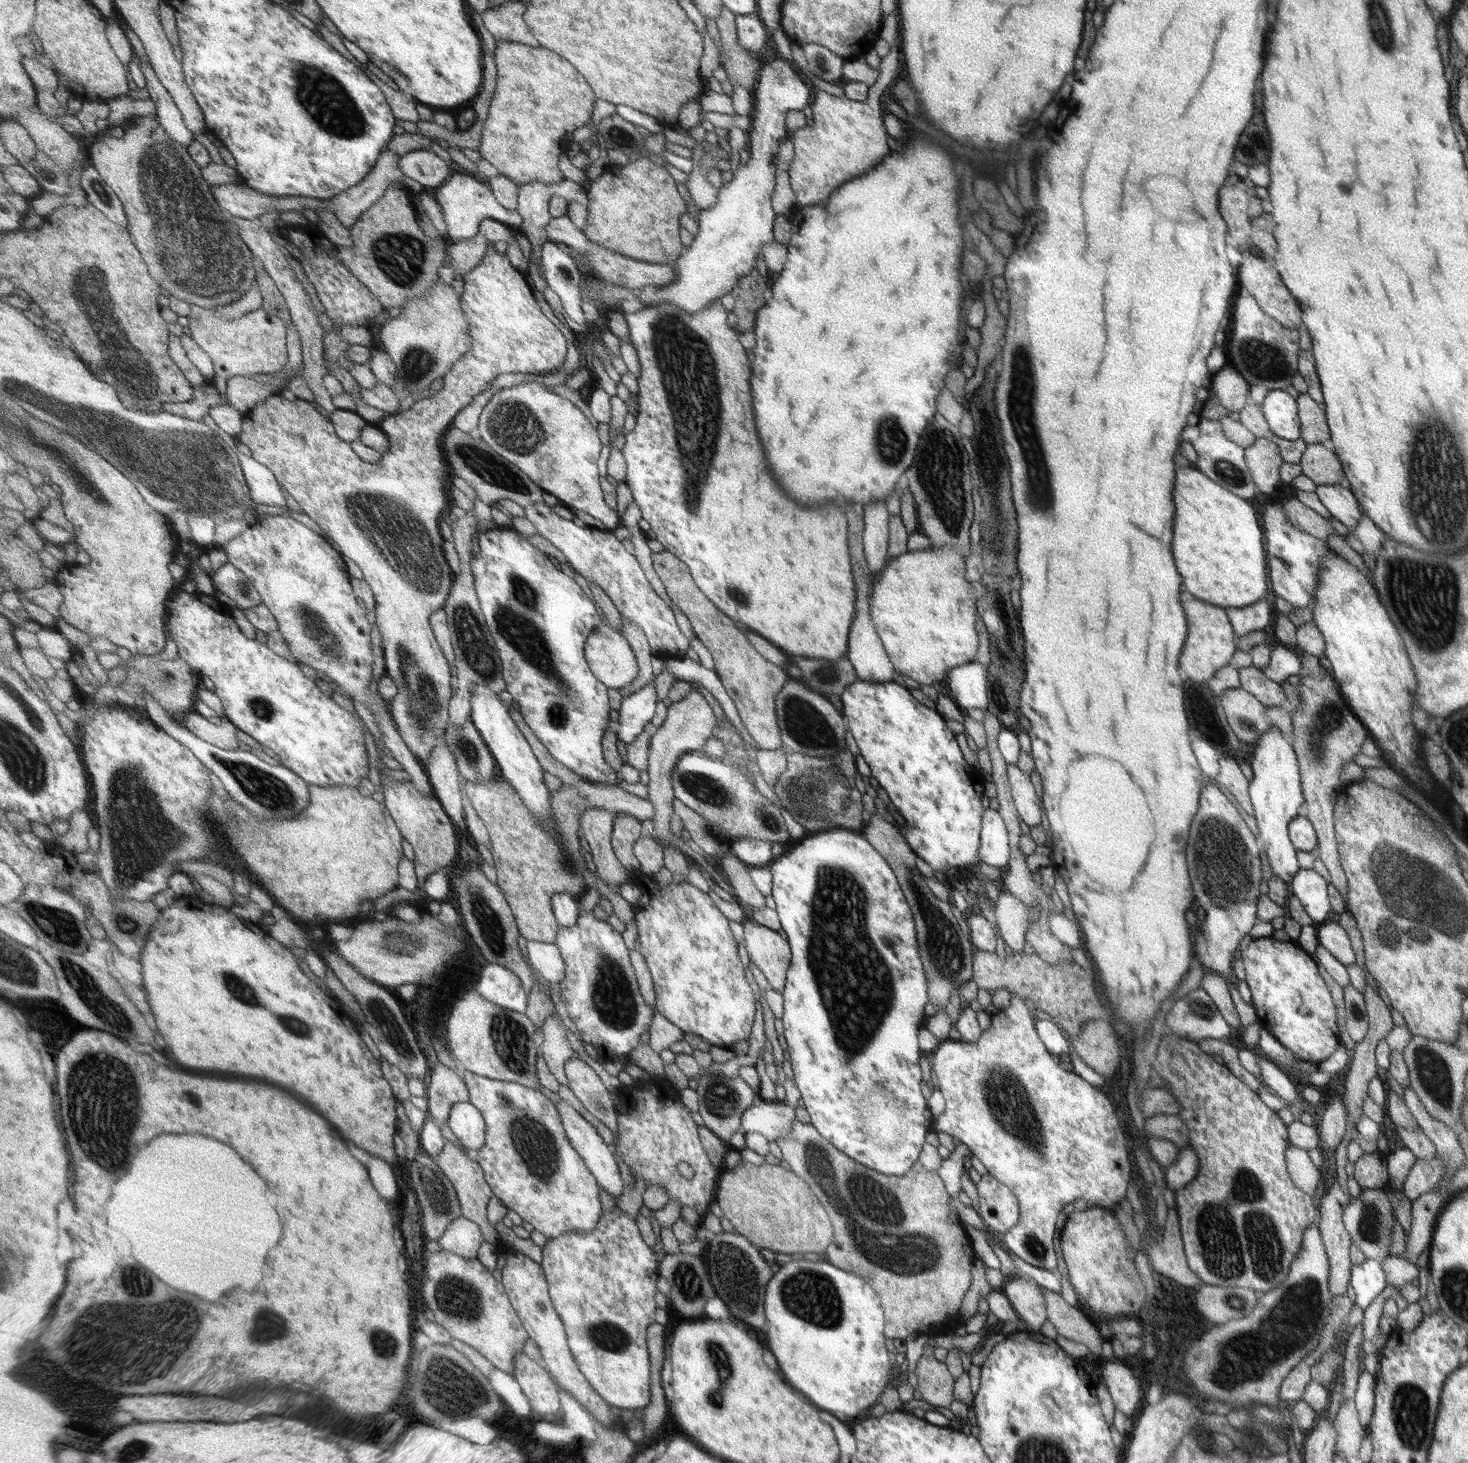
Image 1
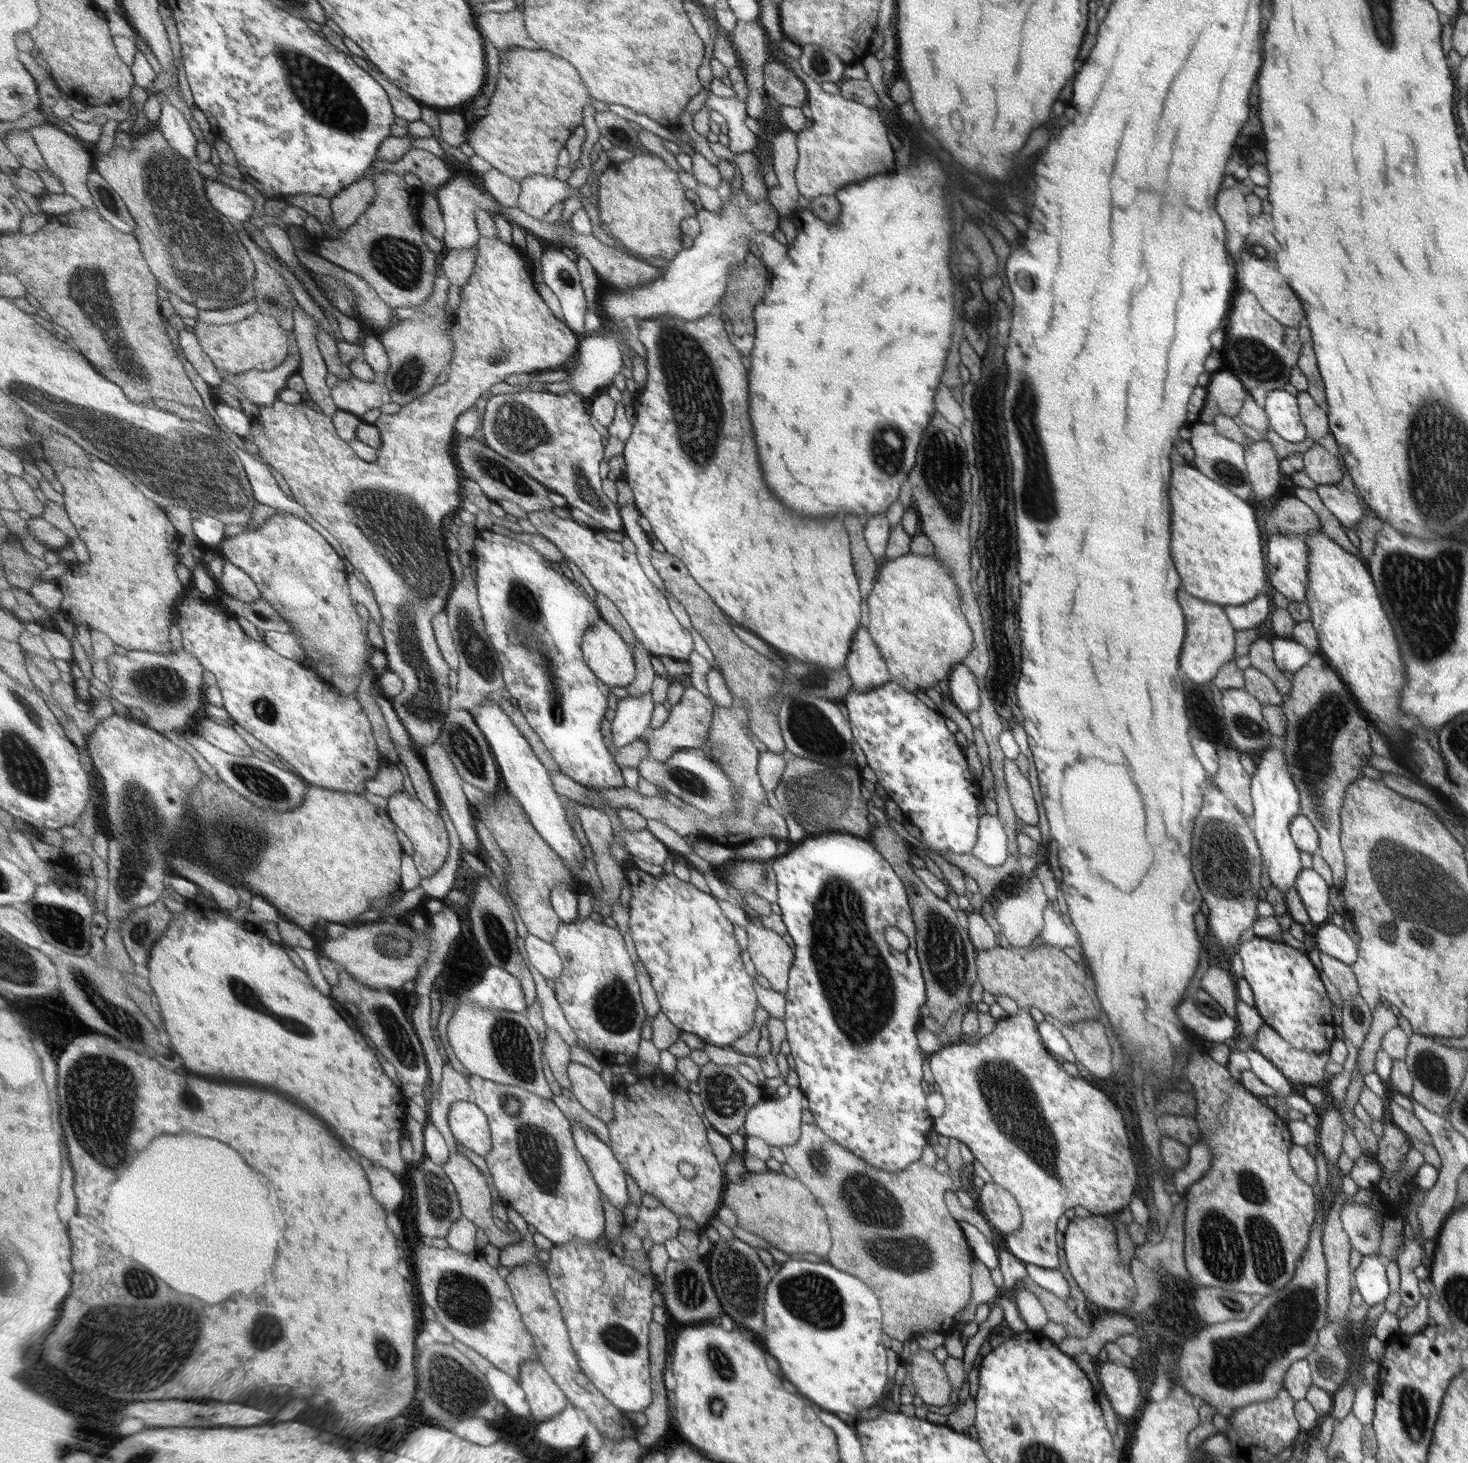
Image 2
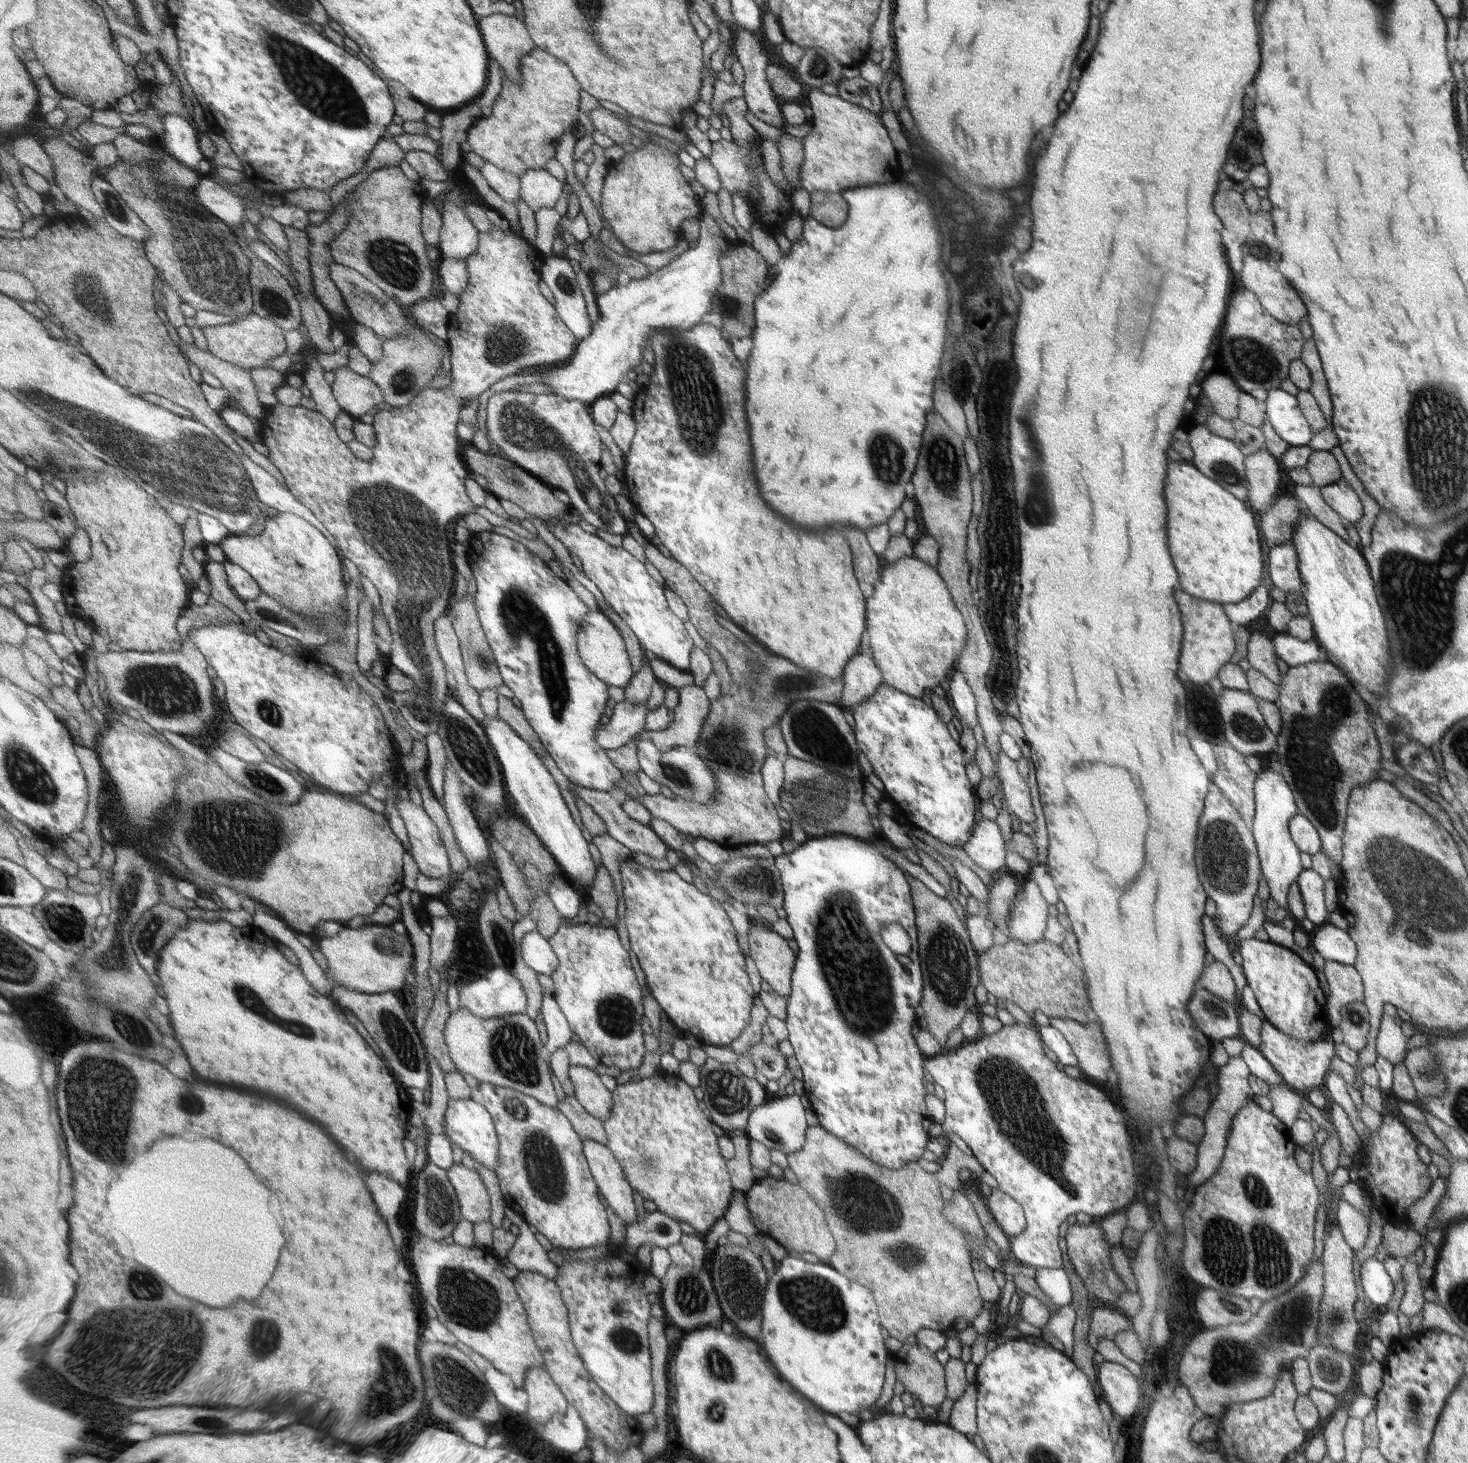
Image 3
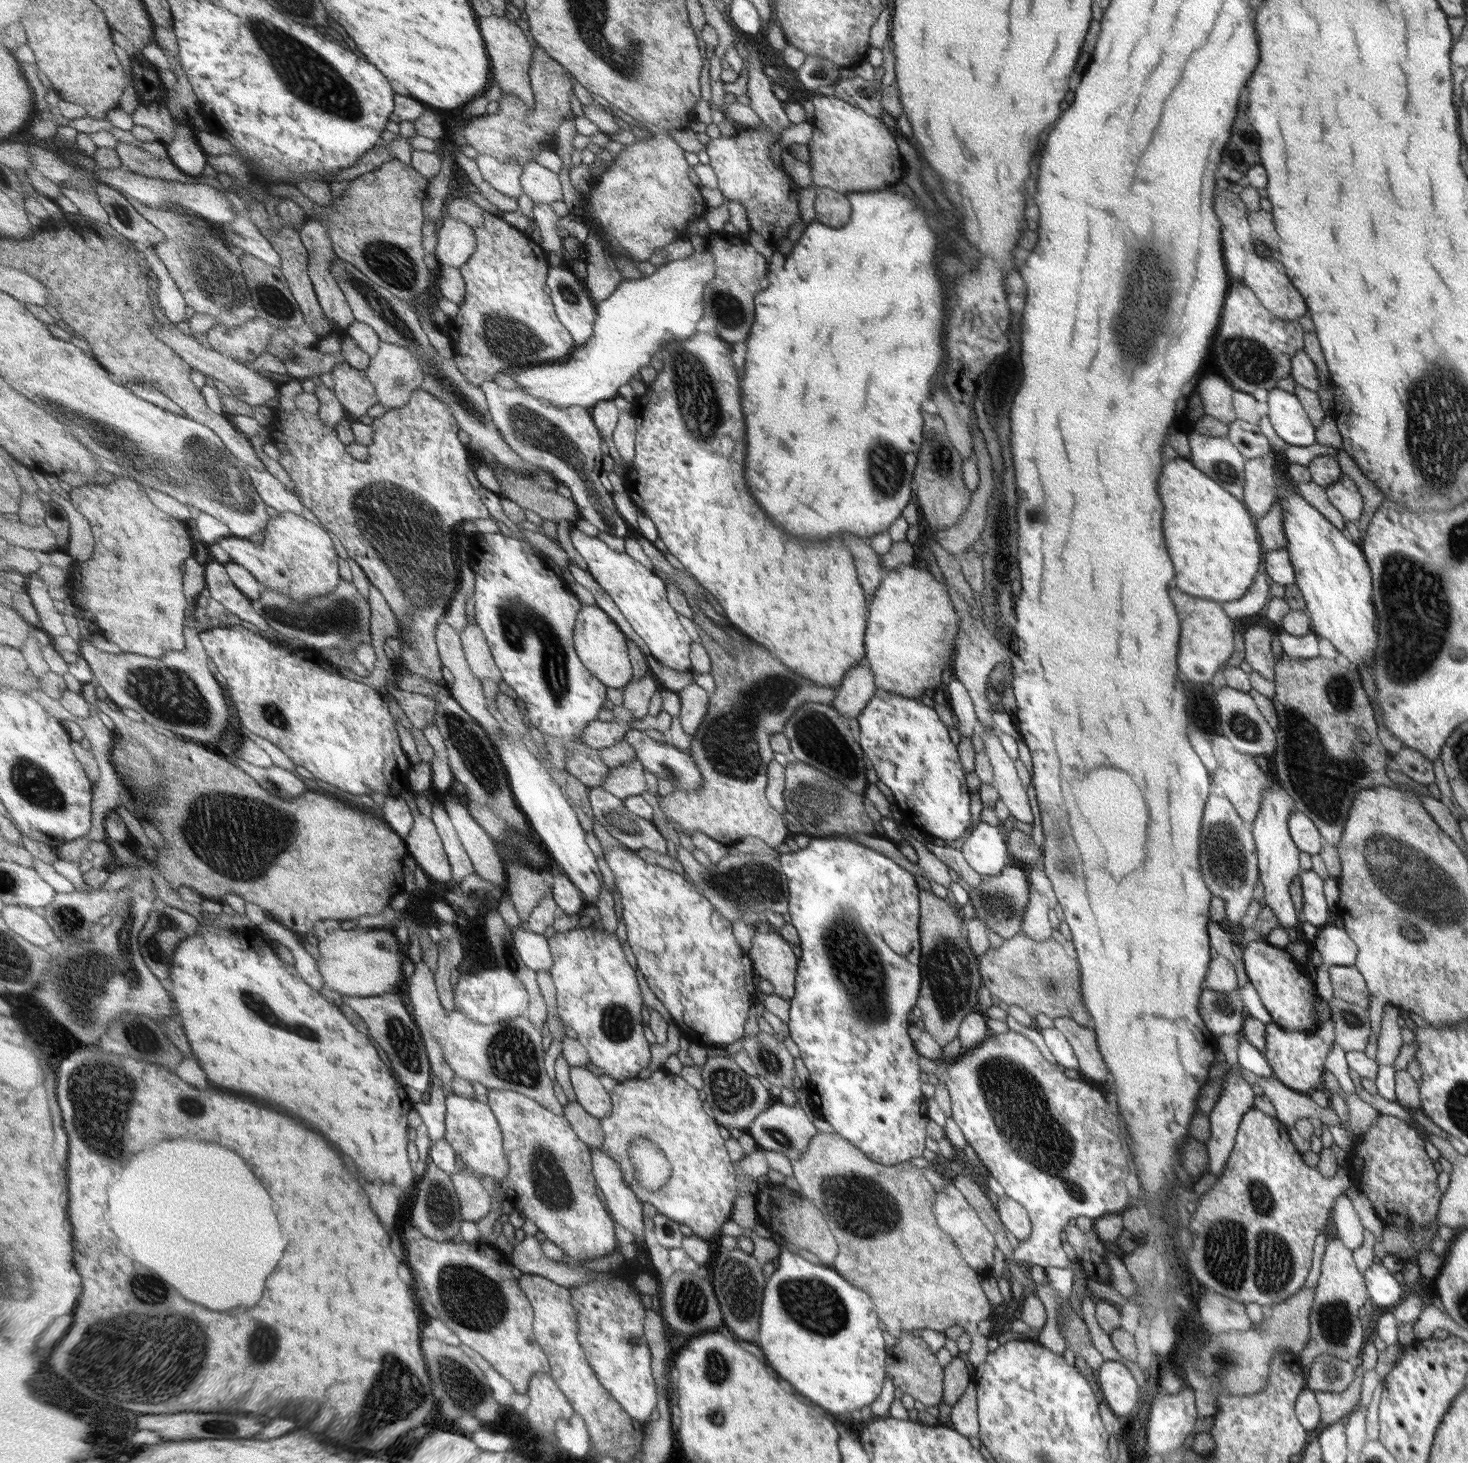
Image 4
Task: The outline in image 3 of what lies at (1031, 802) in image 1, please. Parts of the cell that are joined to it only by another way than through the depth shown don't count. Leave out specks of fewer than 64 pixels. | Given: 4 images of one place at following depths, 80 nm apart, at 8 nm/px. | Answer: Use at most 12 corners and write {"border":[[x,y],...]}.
{"border":[[999,751],[995,775],[1009,812],[1032,825],[1035,816],[1016,761]]}

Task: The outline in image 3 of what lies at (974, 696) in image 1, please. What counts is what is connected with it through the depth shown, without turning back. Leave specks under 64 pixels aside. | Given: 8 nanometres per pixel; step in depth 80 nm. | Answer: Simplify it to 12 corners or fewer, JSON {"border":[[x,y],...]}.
{"border":[[959,671],[949,681],[949,704],[967,726],[977,722],[976,700]]}

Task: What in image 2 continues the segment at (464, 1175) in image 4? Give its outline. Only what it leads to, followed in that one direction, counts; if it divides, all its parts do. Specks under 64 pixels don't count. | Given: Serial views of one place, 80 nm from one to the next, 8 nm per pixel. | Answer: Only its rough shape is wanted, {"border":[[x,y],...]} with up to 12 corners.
{"border":[[457,1151],[442,1167],[464,1217],[498,1249],[518,1240],[493,1222],[493,1192],[483,1172]]}

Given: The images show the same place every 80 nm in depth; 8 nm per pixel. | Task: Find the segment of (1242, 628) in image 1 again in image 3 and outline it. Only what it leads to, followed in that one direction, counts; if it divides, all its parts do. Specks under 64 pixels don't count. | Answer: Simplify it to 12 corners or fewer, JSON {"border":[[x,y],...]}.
{"border":[[1265,585],[1250,597],[1226,604],[1233,625],[1245,626],[1269,606]]}

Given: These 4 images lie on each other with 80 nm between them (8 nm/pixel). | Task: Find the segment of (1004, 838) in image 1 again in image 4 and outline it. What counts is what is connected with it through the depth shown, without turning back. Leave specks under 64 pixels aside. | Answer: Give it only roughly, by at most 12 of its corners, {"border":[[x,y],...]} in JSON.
{"border":[[980,822],[960,848],[973,871],[996,877],[1012,862],[995,826]]}

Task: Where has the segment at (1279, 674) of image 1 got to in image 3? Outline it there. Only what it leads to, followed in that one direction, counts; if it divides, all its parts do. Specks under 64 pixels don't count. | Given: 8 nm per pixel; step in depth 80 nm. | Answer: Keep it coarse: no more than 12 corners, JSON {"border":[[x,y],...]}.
{"border":[[1285,633],[1272,640],[1274,655],[1287,666],[1317,661],[1320,647]]}

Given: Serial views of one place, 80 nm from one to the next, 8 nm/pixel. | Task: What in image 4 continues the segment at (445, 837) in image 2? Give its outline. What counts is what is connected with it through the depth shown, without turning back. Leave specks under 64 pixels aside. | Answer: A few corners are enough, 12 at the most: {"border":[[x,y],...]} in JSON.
{"border":[[413,813],[409,854],[431,880],[453,870],[437,826]]}

